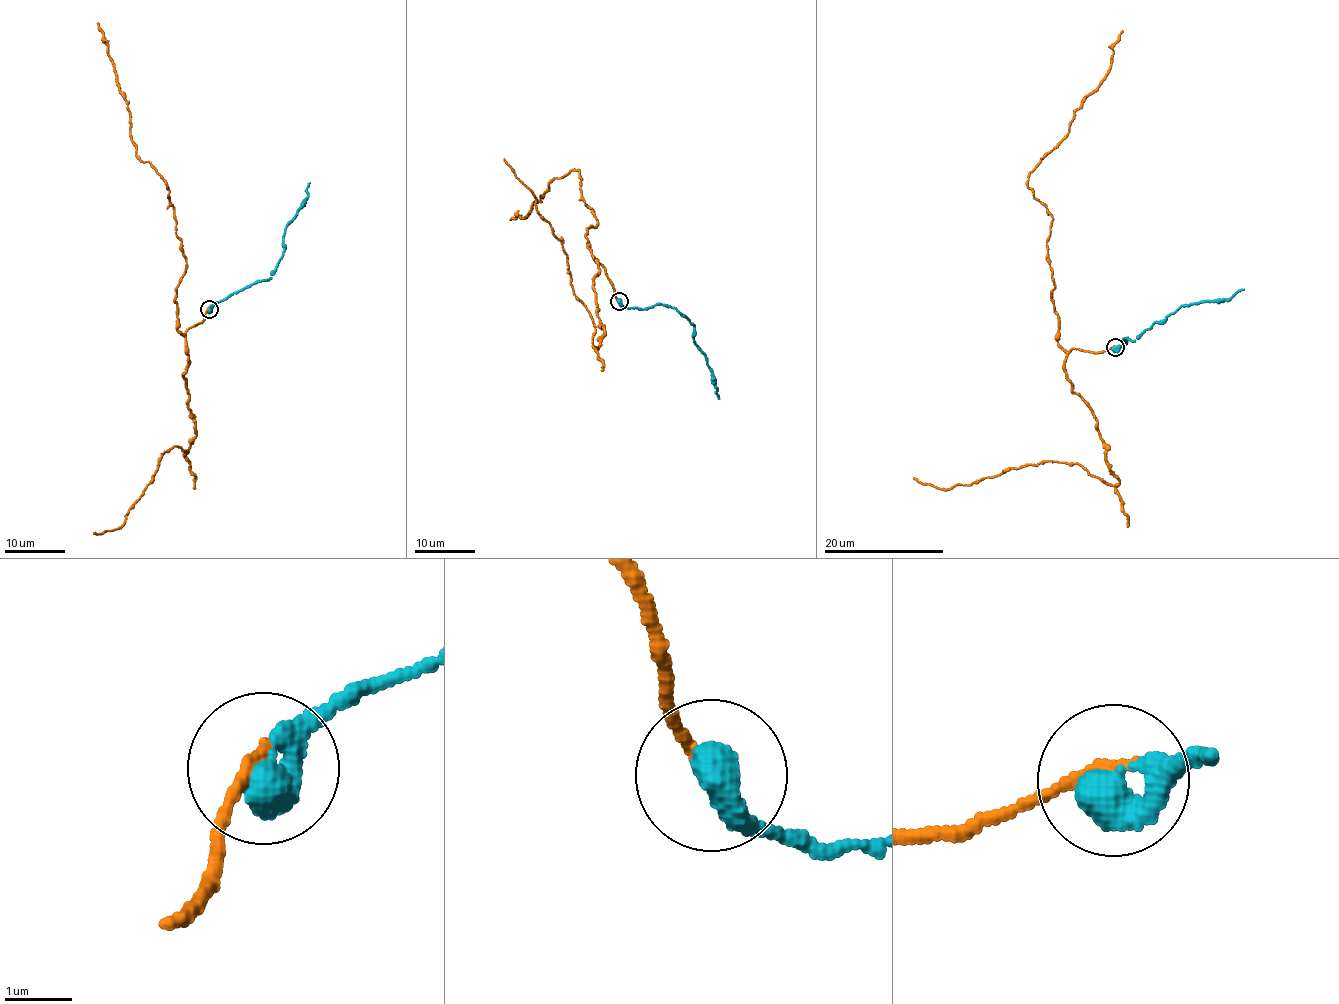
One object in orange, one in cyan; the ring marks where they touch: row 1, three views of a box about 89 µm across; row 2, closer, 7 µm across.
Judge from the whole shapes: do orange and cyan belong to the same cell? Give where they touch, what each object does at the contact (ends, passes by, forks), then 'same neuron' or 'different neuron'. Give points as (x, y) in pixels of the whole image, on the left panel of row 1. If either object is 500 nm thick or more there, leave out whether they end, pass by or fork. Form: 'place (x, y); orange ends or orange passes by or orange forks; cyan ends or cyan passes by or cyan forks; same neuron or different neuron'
place (209, 309); same neuron

